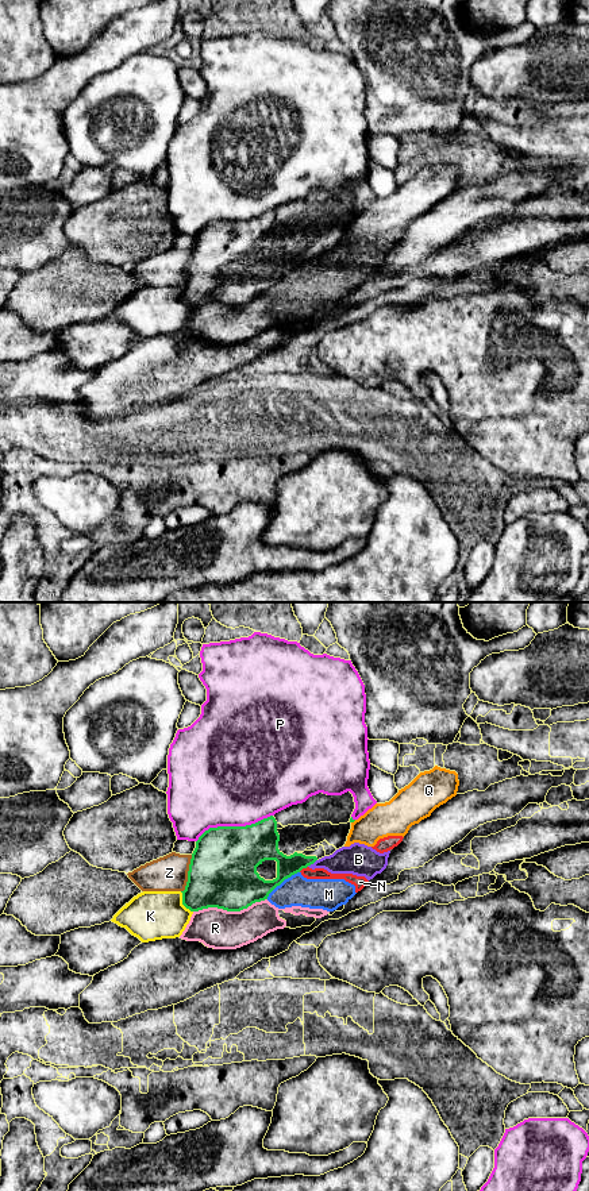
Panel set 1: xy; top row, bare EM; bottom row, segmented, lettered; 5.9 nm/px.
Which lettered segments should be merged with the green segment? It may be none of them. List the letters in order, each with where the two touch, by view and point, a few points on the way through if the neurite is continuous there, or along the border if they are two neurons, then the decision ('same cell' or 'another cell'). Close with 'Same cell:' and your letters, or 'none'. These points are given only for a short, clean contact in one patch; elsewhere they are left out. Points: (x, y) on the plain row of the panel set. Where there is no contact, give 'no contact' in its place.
B: meets green in xy at (311, 258); border along xy (316, 254), (307, 261); another cell
K: meets green in xy at (183, 297); another cell
M: meets green in xy at (281, 277); border along xy (299, 266), (285, 273), (266, 293); another cell
N: meets green in xy at (303, 262); border along xy (307, 261), (299, 266); another cell
P: meets green in xy at (233, 222); another cell
Q: meets green in xy at (353, 216); another cell
R: meets green in xy at (230, 305); another cell
Z: meets green in xy at (188, 269); another cell
Same cell: none

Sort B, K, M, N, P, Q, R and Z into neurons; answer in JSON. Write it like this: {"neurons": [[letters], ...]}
{"neurons": [["B", "M", "N", "R"], ["K"], ["P"], ["Q"], ["Z"]]}

